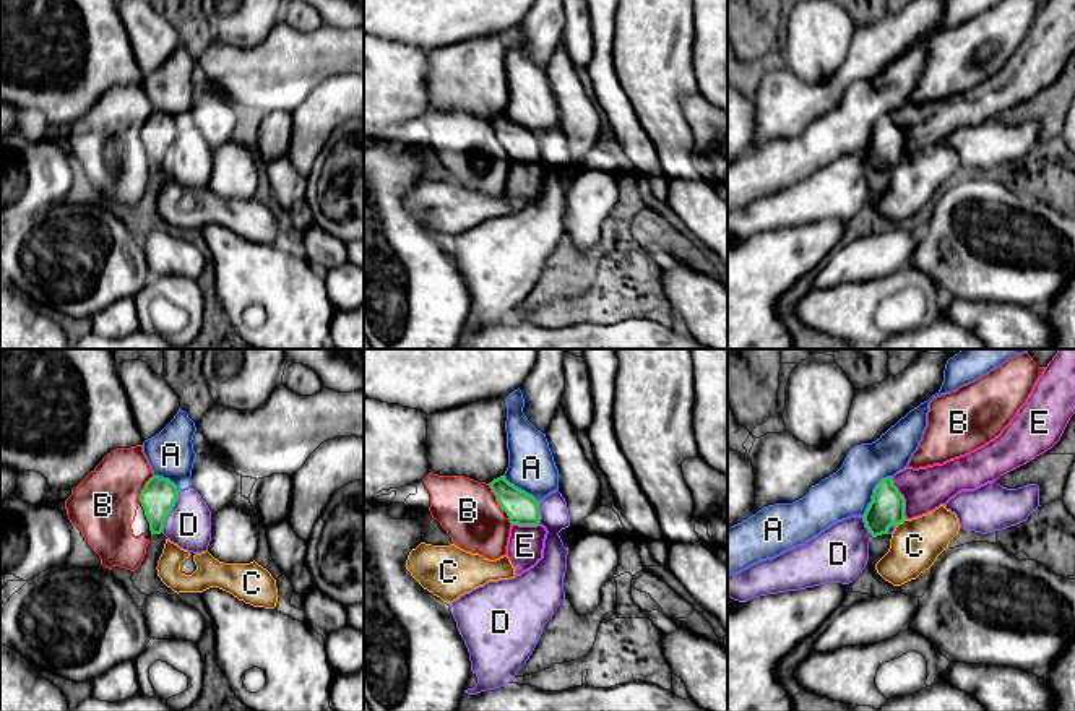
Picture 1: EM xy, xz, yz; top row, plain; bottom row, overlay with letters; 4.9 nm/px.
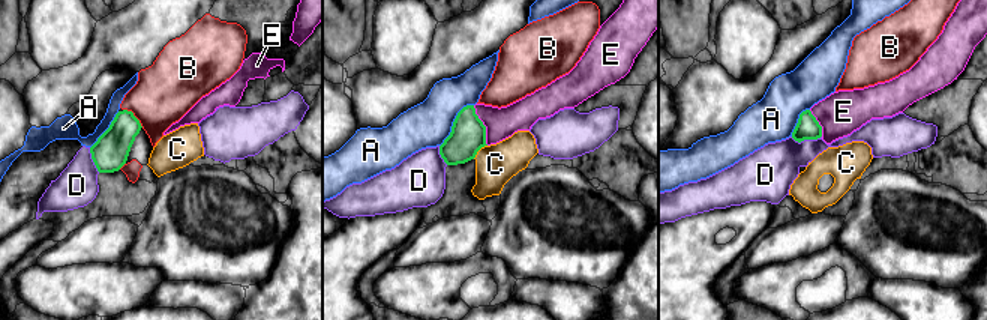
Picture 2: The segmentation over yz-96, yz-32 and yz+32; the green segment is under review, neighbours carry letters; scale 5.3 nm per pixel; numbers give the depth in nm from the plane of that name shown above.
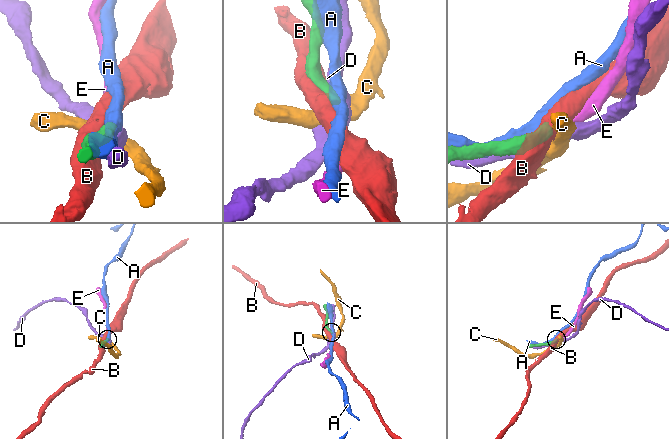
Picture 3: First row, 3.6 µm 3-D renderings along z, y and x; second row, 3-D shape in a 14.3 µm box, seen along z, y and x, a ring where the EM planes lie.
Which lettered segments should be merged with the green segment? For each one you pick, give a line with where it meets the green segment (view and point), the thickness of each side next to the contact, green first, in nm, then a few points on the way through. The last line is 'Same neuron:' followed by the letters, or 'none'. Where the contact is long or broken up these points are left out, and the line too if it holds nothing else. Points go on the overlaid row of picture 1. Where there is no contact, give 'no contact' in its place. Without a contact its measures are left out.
E: yz (903, 499) | 180/220 nm | across yz (887, 508), (903, 499), (911, 492), (924, 489)
Same neuron: E

